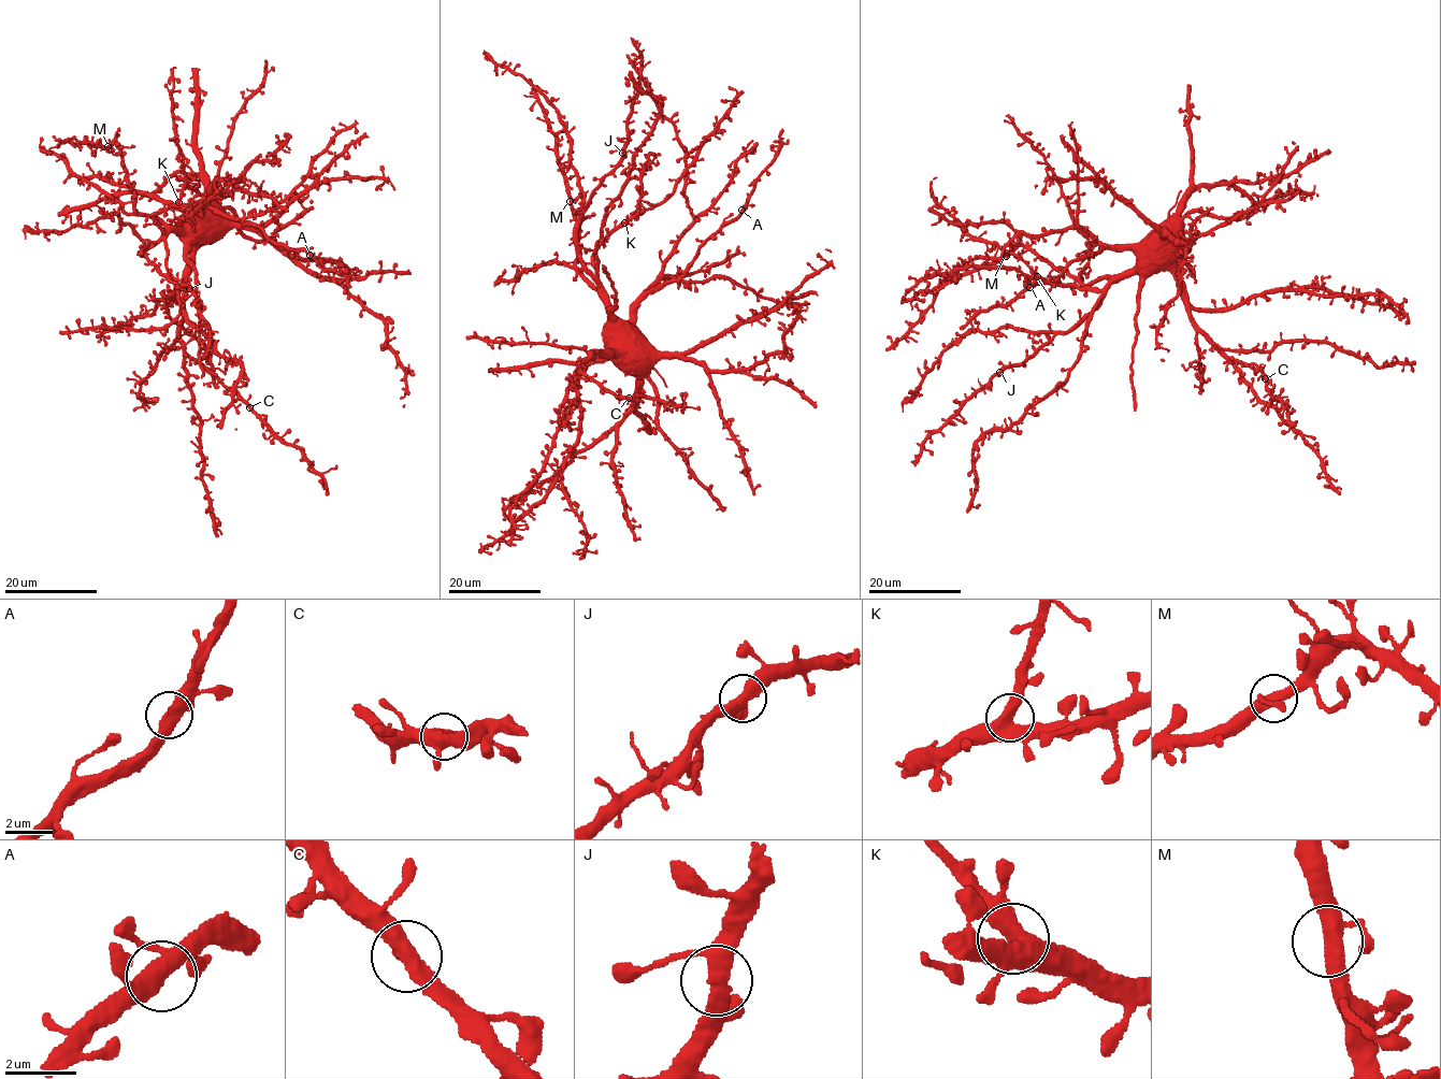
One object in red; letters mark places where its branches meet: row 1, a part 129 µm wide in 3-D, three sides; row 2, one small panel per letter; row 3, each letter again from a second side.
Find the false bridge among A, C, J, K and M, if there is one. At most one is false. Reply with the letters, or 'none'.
none

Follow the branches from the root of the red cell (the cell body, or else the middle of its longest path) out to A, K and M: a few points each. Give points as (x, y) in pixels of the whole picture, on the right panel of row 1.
A: (1147, 265), (1155, 267), (1153, 271), (1143, 271), (1130, 250), (1108, 246), (1071, 262), (1056, 276), (1029, 287)
K: (1147, 265), (1155, 267), (1152, 272), (1127, 275), (1103, 289), (1080, 289), (1037, 276)
M: (1147, 265), (1155, 267), (1153, 271), (1117, 274), (1081, 285), (1022, 246), (1013, 246), (1006, 256)

